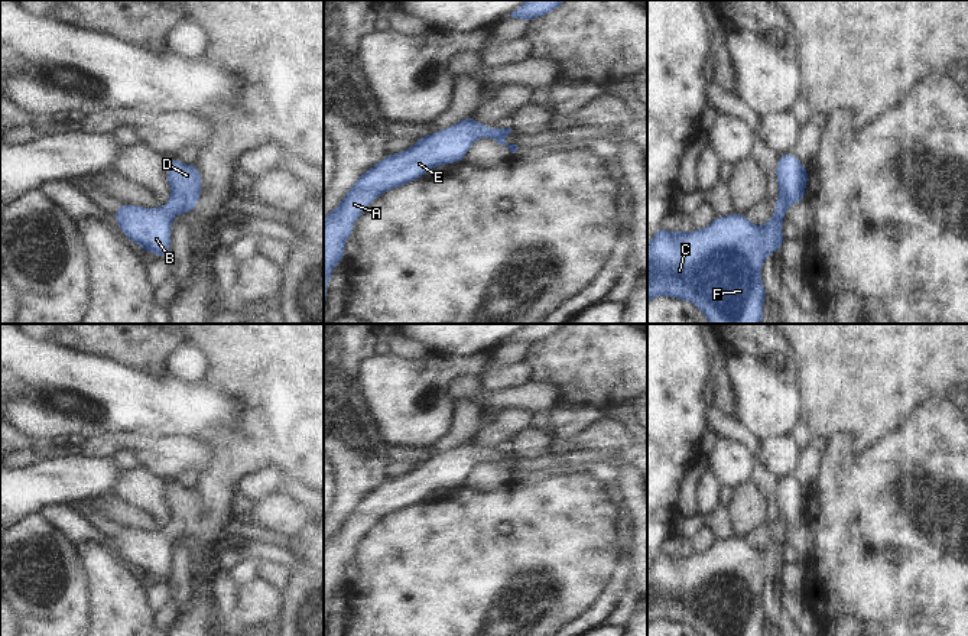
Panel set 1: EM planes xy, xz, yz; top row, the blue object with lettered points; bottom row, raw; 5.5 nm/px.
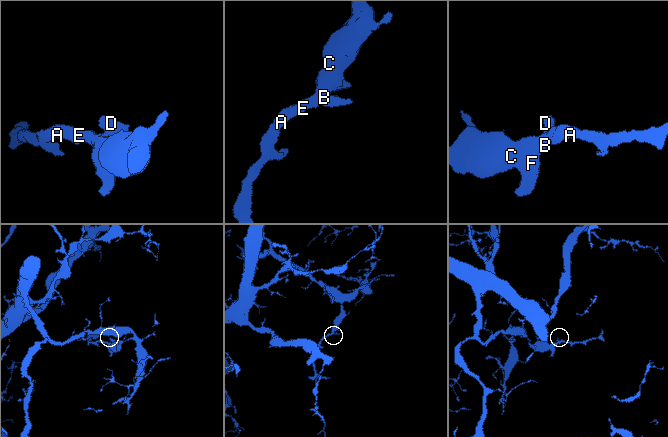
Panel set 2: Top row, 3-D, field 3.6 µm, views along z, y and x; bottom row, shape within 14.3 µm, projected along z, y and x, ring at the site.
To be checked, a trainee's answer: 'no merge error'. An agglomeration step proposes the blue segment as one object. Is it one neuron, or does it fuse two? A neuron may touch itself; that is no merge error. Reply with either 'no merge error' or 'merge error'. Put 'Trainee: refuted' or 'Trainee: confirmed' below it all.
no merge error
Trainee: confirmed

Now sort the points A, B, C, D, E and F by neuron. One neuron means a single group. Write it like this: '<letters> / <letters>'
A B C D E F

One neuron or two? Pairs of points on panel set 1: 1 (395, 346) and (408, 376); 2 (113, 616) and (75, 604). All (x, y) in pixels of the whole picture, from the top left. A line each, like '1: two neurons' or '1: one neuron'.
1: two neurons
2: two neurons

